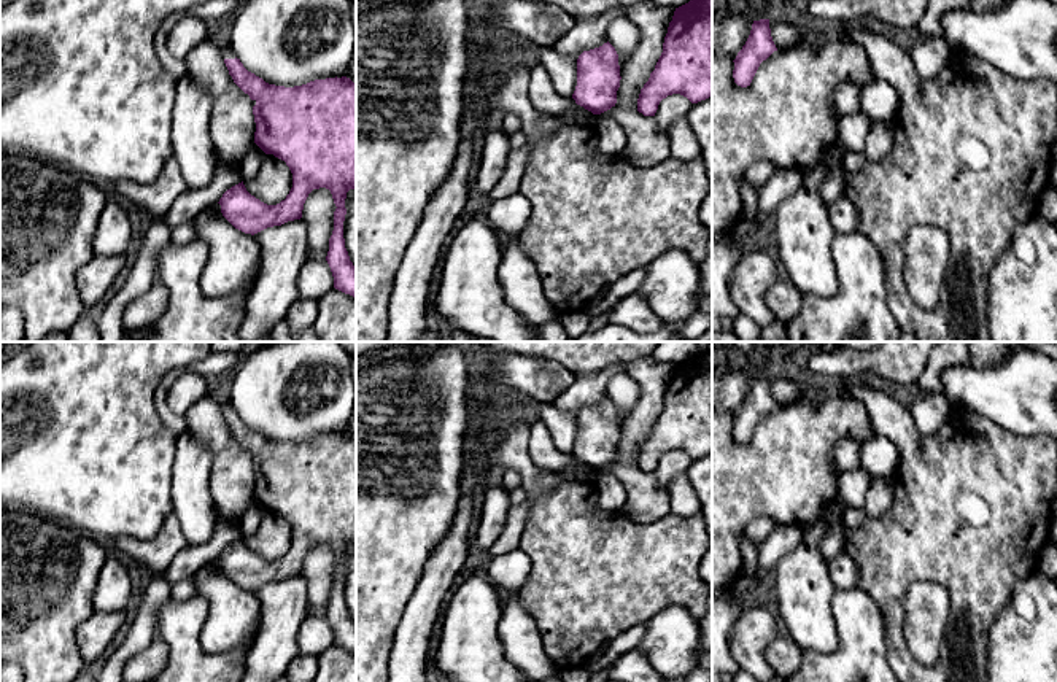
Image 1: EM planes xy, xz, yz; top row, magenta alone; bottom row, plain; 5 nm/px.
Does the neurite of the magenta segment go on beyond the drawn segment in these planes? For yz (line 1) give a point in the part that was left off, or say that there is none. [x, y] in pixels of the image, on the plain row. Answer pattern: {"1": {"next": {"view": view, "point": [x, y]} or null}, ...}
{"1": {"next": null}}

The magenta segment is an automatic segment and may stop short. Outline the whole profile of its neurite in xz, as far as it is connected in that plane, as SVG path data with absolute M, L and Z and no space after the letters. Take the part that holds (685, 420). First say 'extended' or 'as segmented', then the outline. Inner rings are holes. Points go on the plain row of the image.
as segmented; M696 353L676 364L663 399L663 409L641 445L637 467L655 472L663 455L672 450L698 459L712 451L712 353Z

